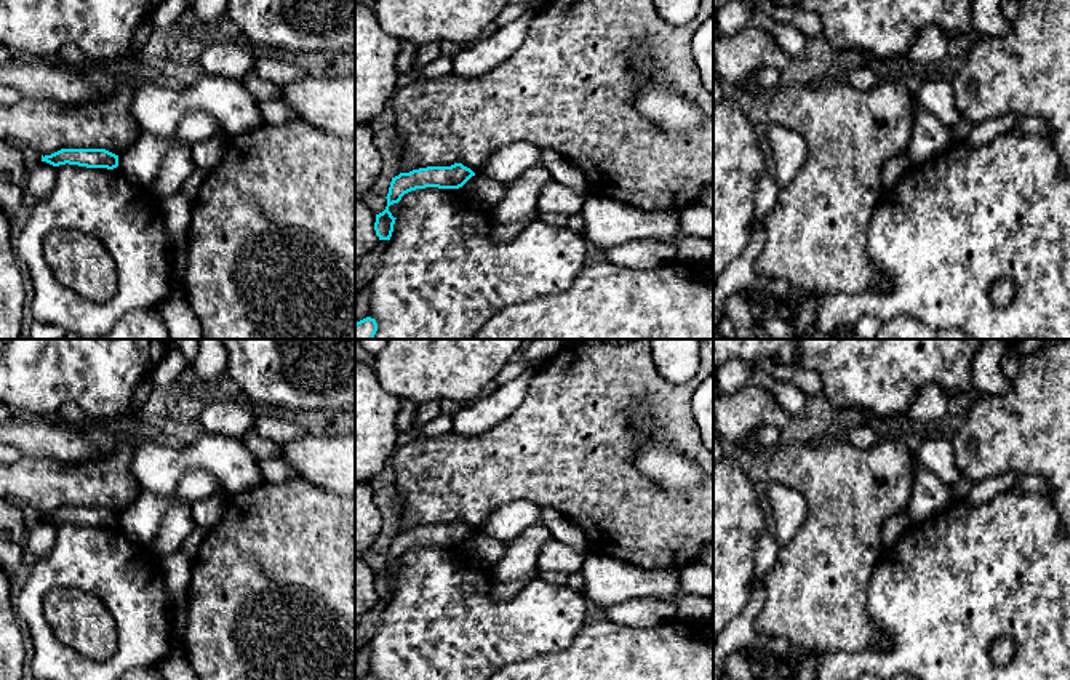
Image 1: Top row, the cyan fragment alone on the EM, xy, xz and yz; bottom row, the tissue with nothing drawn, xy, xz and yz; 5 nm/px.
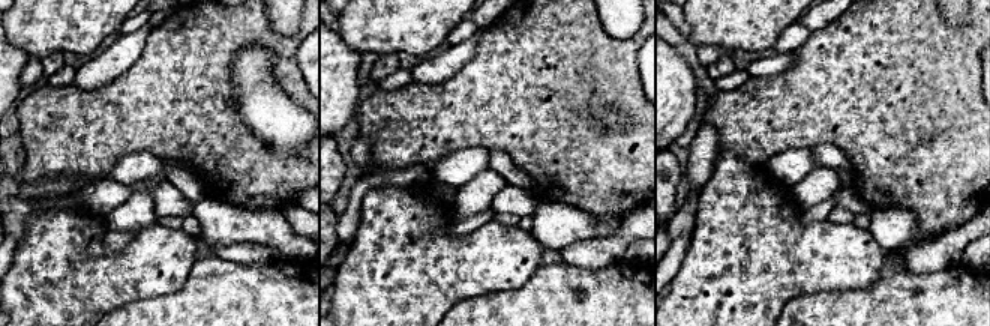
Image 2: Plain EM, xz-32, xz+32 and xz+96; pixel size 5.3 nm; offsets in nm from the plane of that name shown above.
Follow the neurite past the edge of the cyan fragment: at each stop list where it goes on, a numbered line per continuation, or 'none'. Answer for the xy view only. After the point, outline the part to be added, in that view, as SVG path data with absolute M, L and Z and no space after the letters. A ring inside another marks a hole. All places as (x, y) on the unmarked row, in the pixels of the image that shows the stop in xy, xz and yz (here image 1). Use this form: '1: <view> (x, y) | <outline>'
none

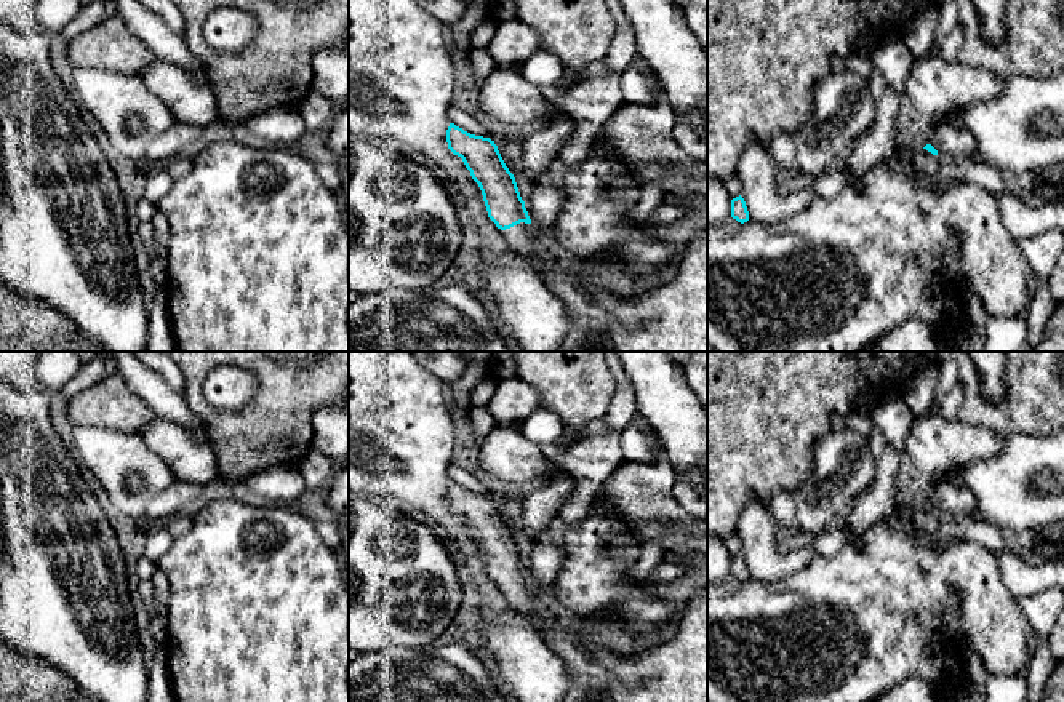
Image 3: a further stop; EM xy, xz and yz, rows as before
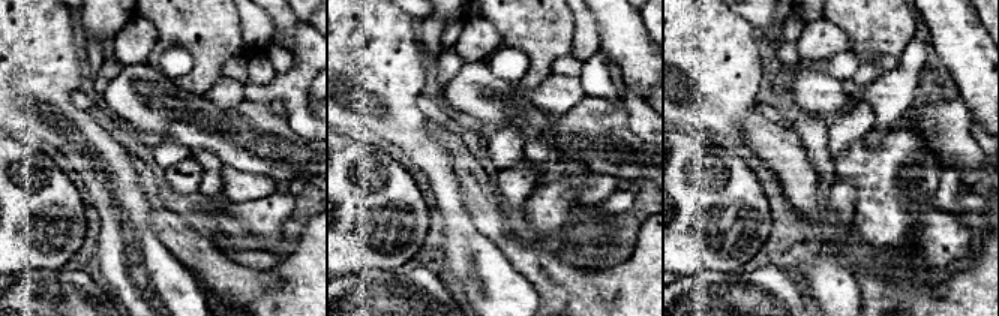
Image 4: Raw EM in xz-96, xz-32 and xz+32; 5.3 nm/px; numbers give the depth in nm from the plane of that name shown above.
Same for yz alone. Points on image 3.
1: yz (952, 501) | M941 483L931 497L931 504L938 509L939 515L960 520L976 513L976 501L970 489Z

